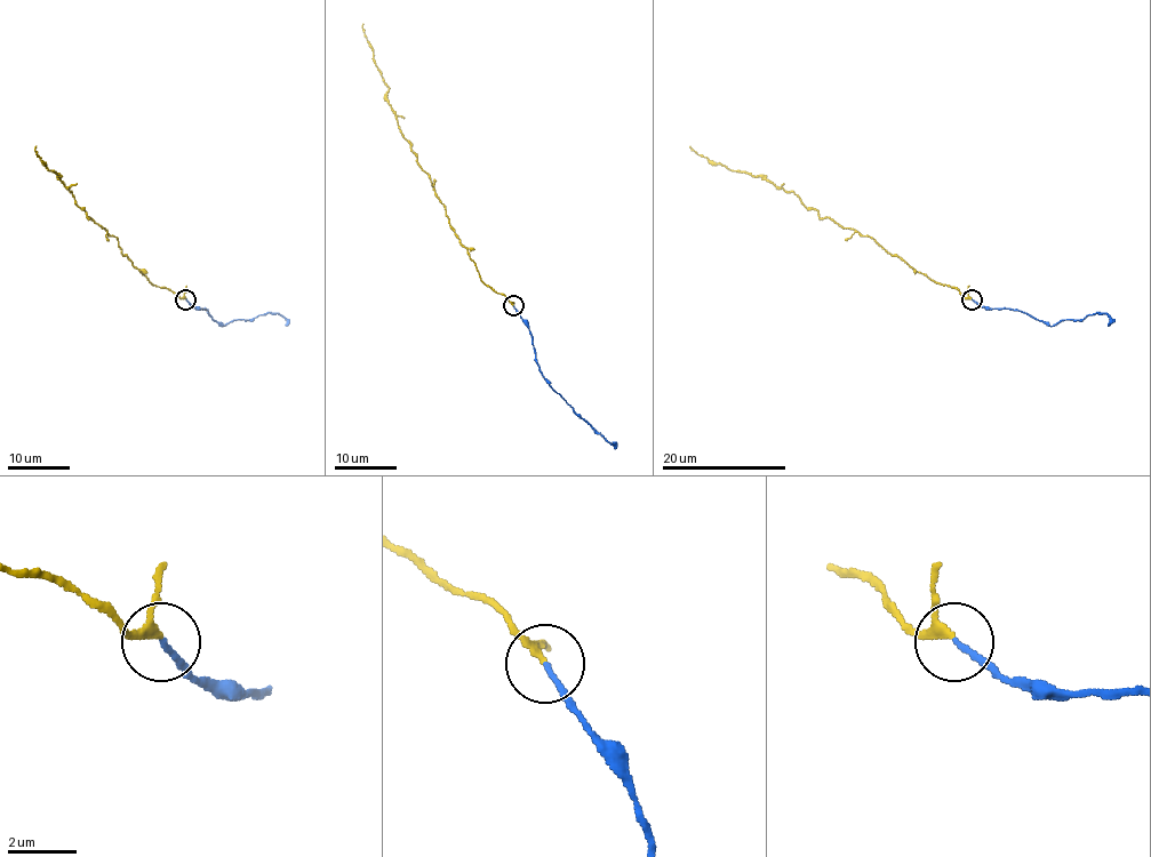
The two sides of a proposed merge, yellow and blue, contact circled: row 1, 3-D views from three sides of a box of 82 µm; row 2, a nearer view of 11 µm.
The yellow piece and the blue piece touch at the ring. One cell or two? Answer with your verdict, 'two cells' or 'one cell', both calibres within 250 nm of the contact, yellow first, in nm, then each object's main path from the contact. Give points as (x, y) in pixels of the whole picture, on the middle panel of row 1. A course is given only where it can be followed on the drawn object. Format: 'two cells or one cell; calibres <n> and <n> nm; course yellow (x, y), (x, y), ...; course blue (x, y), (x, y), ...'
one cell; calibres 170 and 140 nm; course yellow (513, 306), (480, 277), (454, 232), (430, 176), (398, 127), (386, 94), (389, 87), (375, 62), (364, 23); course blue (513, 306), (527, 325), (542, 376), (605, 439), (614, 442)

